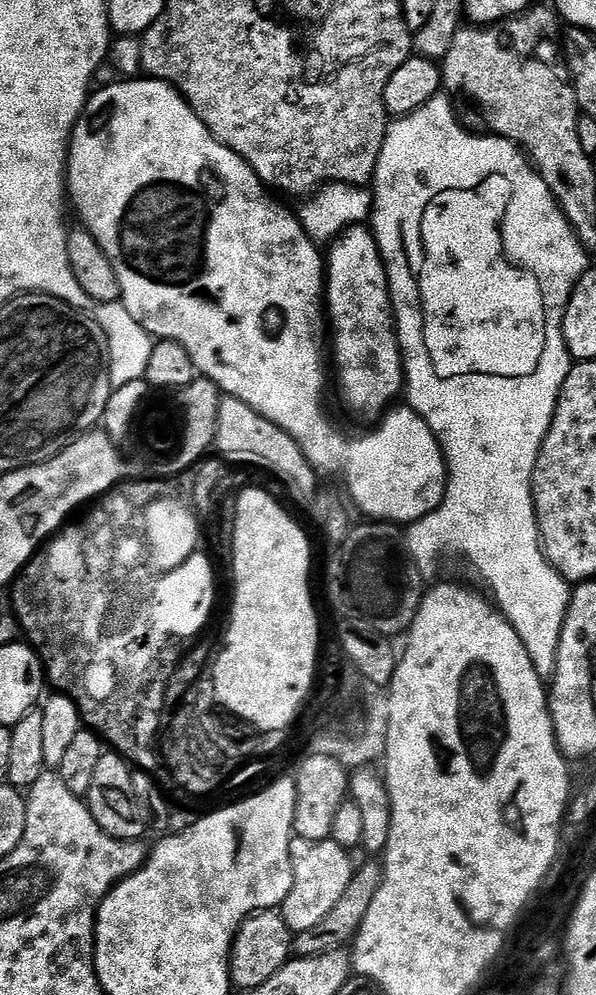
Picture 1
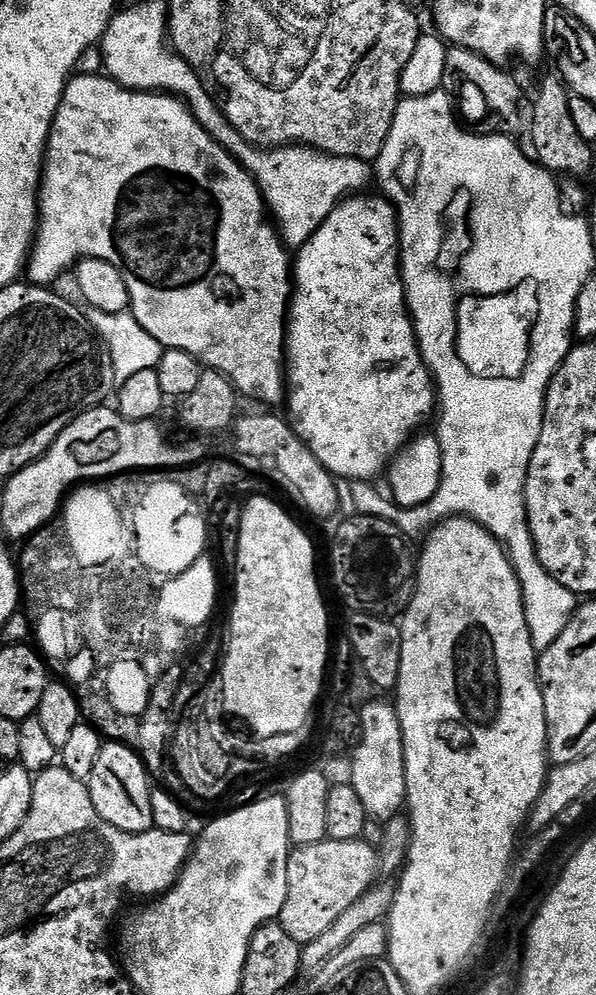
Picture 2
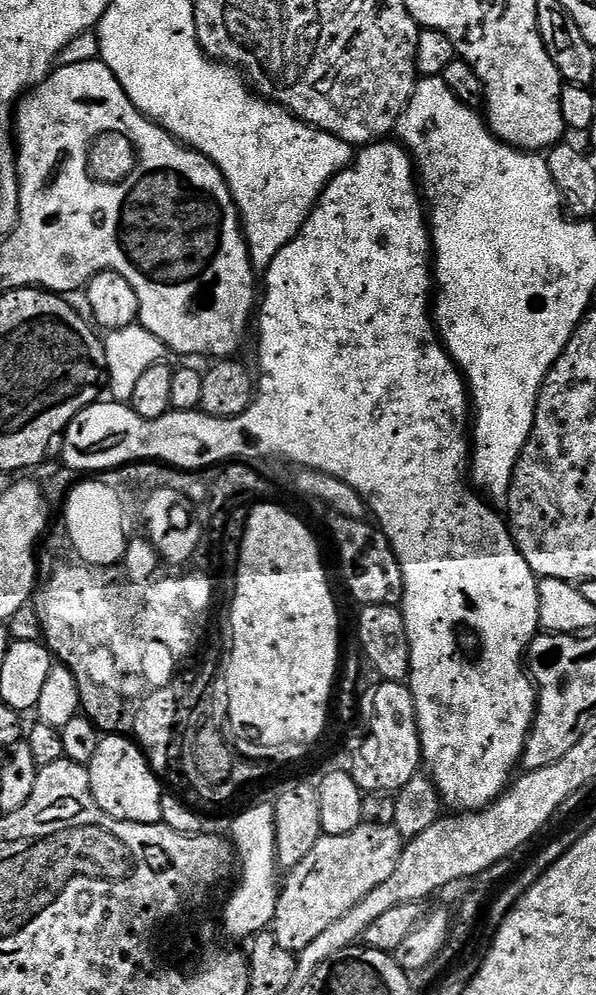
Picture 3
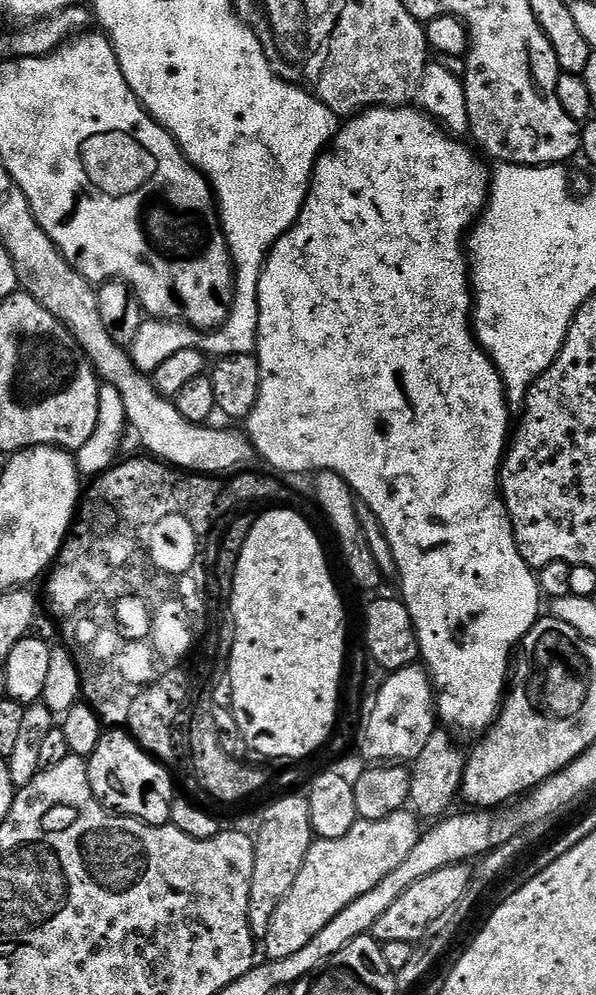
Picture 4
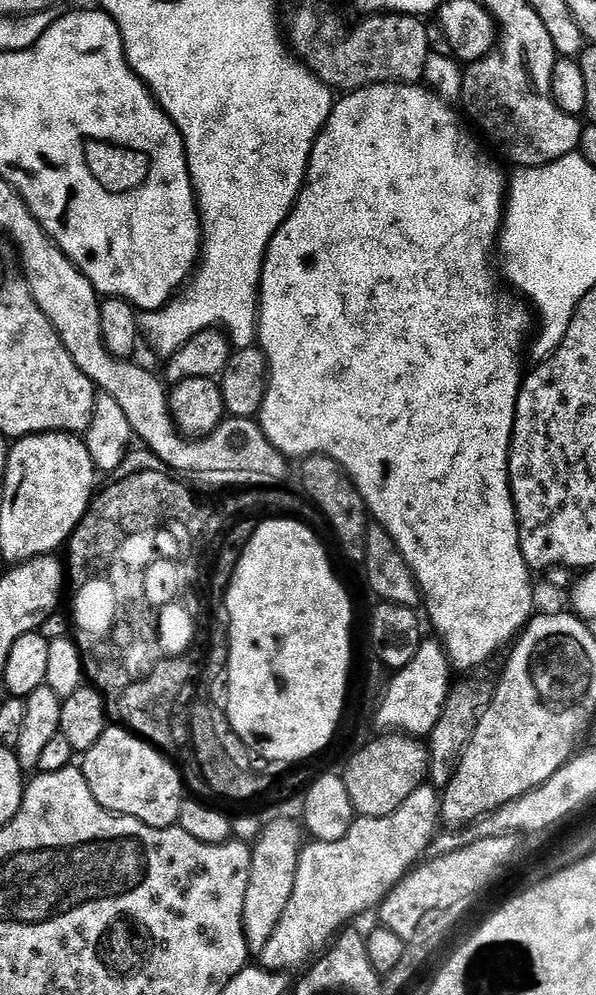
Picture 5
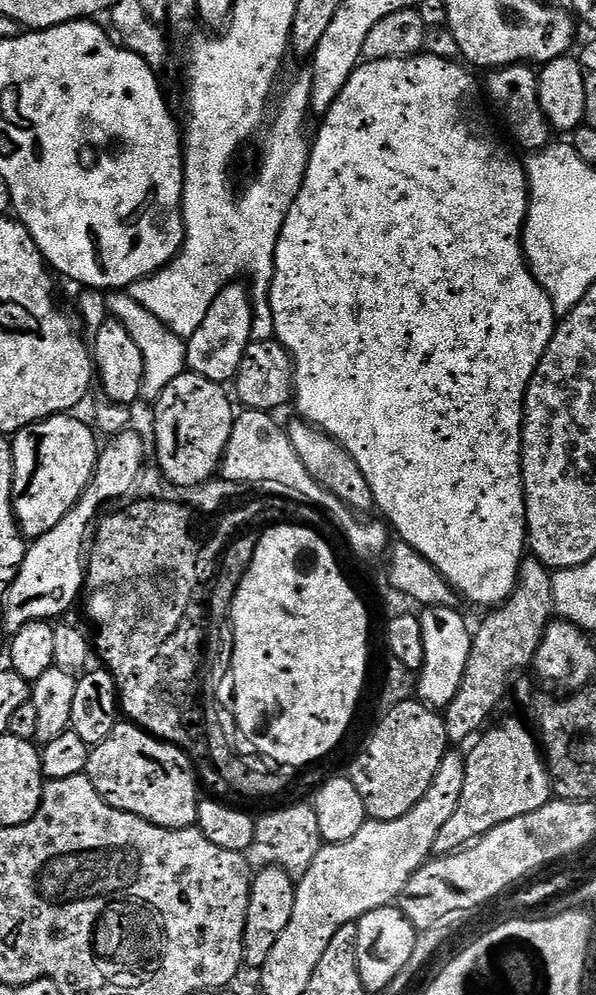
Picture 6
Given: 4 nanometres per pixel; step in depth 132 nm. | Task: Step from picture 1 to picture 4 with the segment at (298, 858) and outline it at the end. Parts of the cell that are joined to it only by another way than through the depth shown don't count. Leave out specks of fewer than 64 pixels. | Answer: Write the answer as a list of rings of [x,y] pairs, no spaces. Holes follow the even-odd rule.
[[[401,810],[381,820],[357,819],[356,824],[350,826],[350,834],[342,834],[342,838],[313,839],[306,862],[302,862],[294,886],[290,886],[290,894],[278,902],[278,910],[274,910],[274,918],[270,918],[270,930],[262,937],[263,955],[265,952],[268,960],[290,958],[290,954],[302,950],[326,922],[346,910],[354,898],[362,898],[362,894],[374,890],[390,870],[398,870],[398,866],[406,862],[406,854],[410,854],[420,840],[419,823],[415,812]]]

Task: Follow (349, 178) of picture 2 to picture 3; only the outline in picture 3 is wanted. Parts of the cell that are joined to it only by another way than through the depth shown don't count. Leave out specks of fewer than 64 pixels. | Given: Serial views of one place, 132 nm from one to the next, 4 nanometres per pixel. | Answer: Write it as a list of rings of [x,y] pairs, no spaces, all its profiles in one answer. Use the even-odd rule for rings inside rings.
[[[235,67],[230,72],[208,72],[208,76],[204,76],[204,80],[216,80],[216,84],[204,84],[204,88],[208,88],[208,92],[204,92],[204,96],[212,96],[212,100],[160,100],[160,118],[157,124],[166,129],[169,134],[176,137],[181,144],[193,148],[196,152],[200,152],[206,158],[210,158],[210,162],[214,162],[218,166],[218,170],[226,178],[228,188],[232,191],[236,210],[240,214],[240,227],[244,229],[244,238],[248,241],[248,247],[252,253],[252,266],[257,270],[264,270],[267,269],[270,262],[274,262],[278,250],[282,250],[282,246],[286,246],[286,242],[293,240],[304,229],[306,218],[310,218],[312,209],[320,201],[320,195],[324,192],[324,187],[343,168],[352,167],[354,148],[353,145],[343,141],[342,138],[323,132],[322,129],[315,128],[304,120],[300,120],[299,117],[295,116],[282,105],[273,104],[272,101],[265,100],[263,96],[253,91],[249,81]]]

